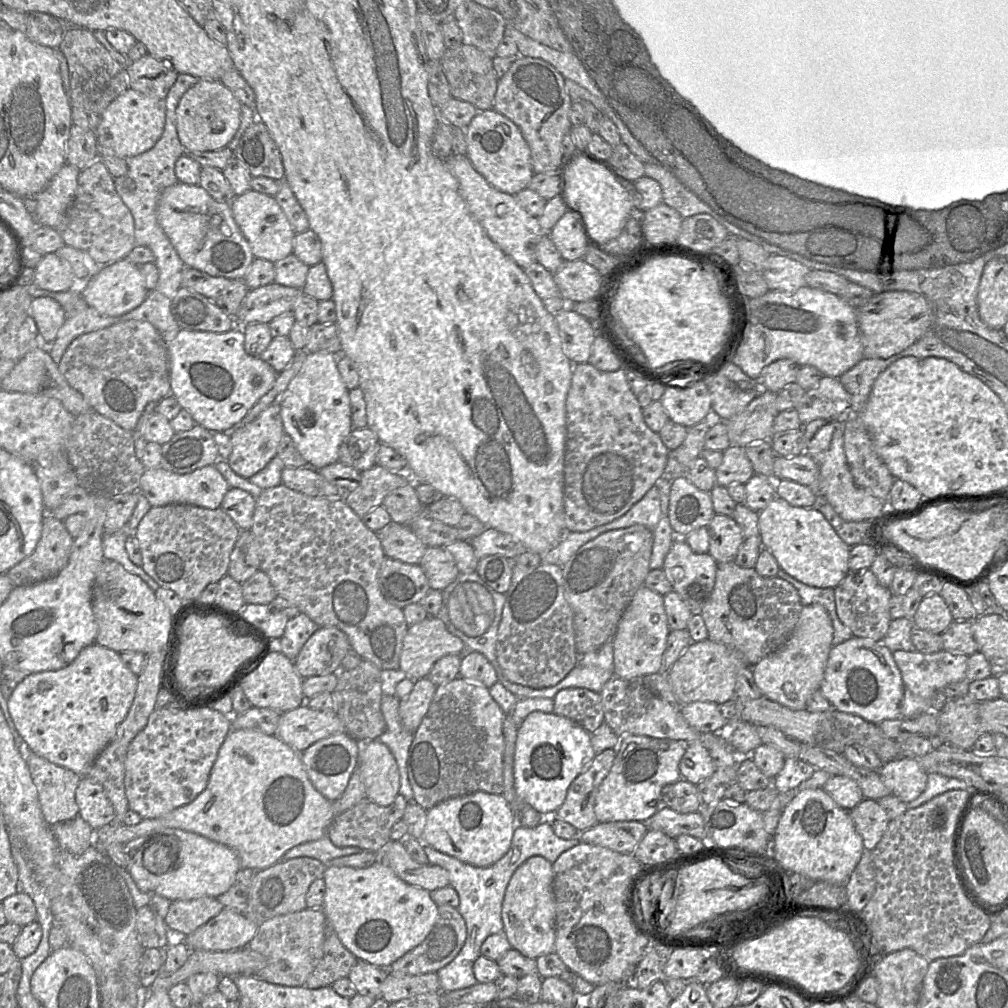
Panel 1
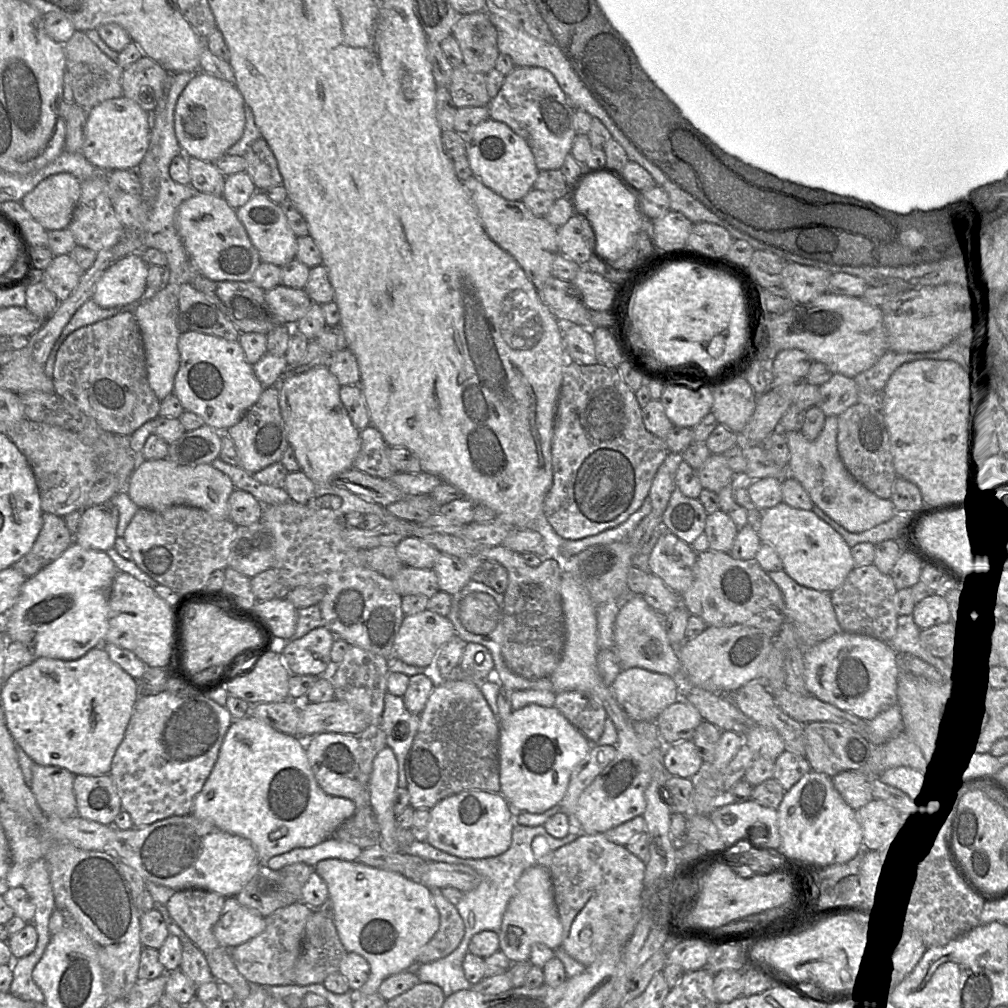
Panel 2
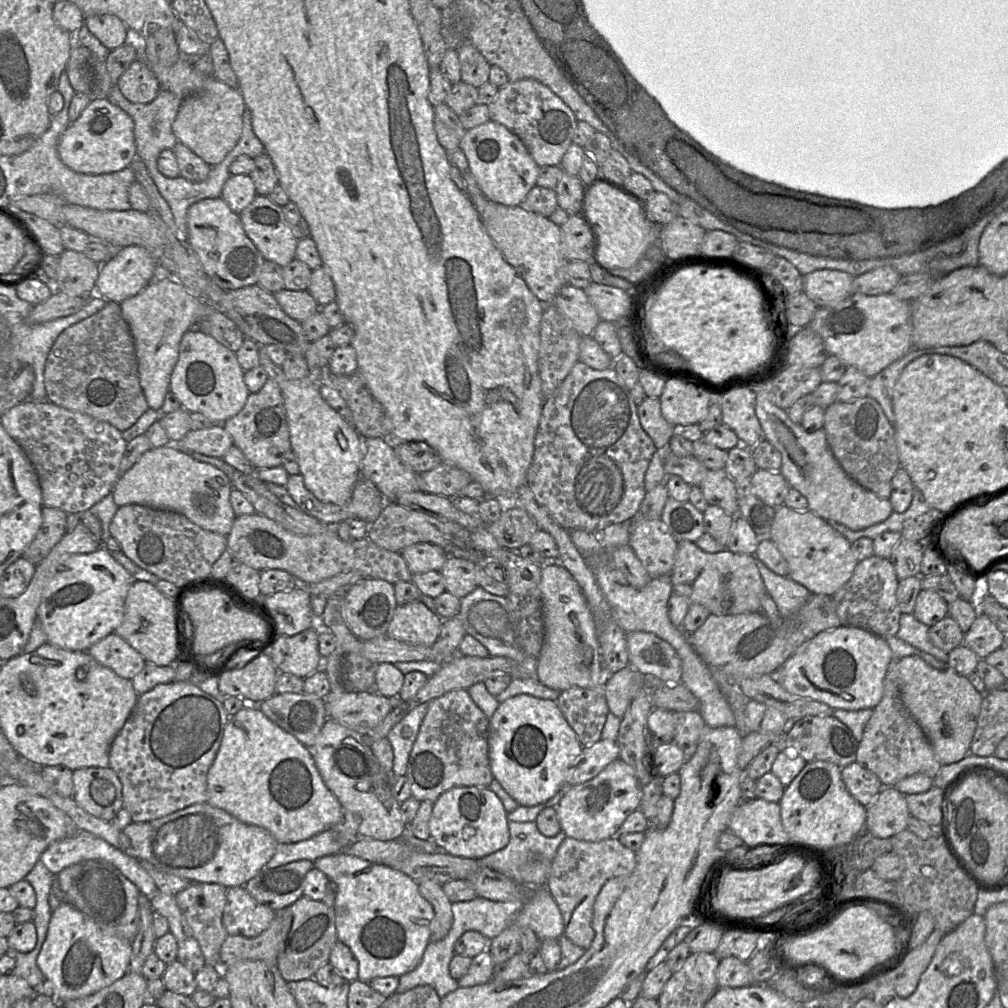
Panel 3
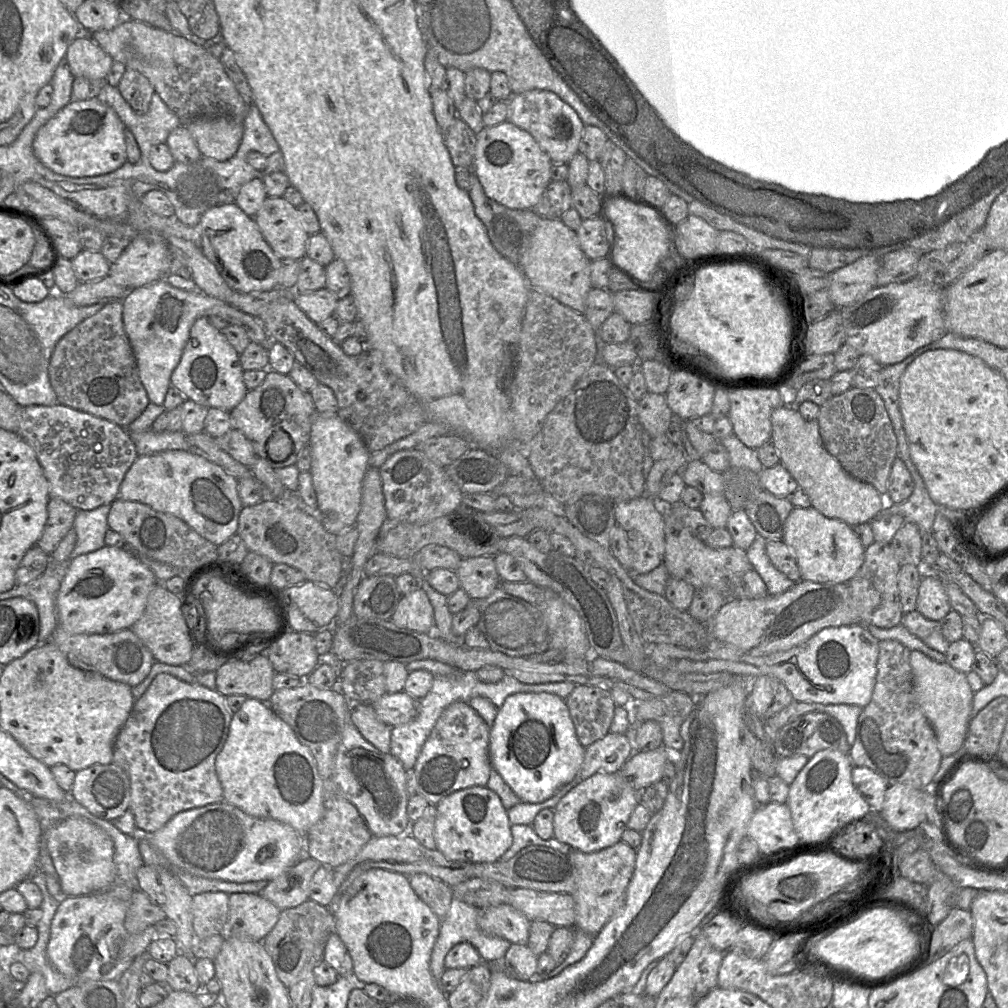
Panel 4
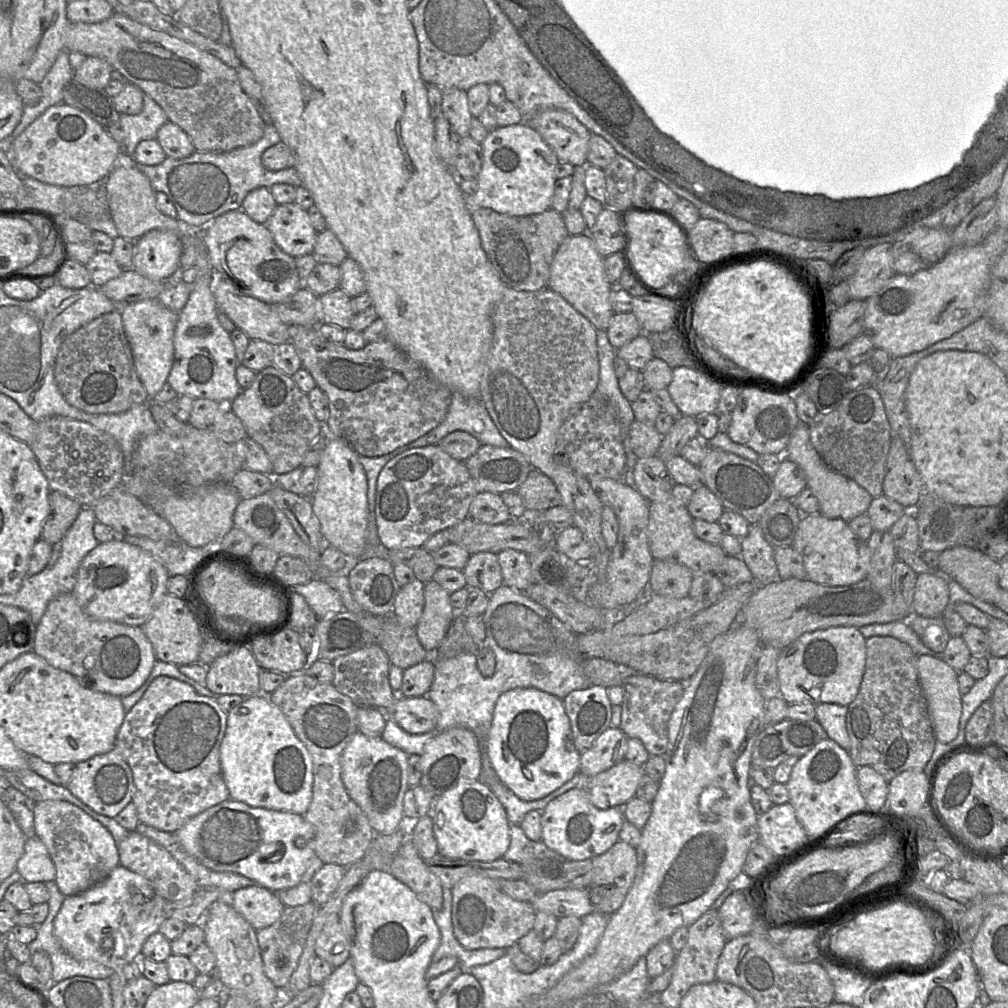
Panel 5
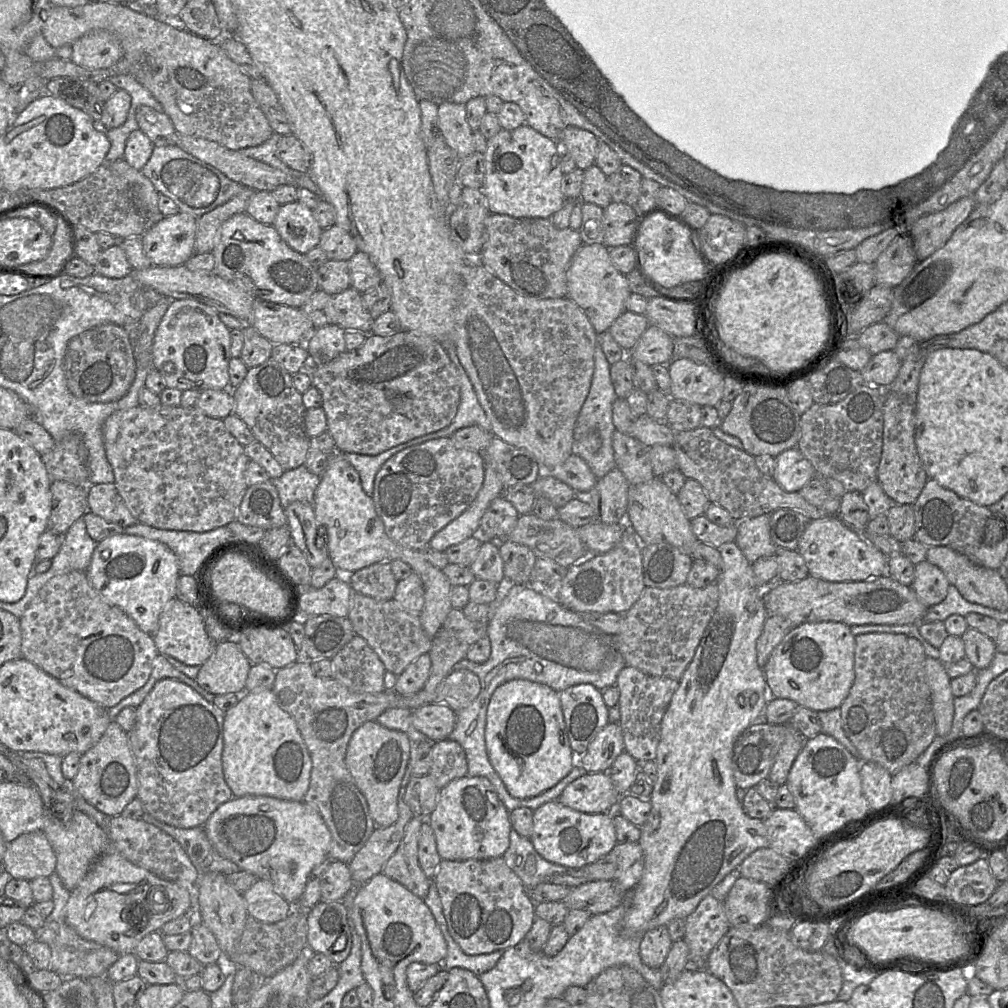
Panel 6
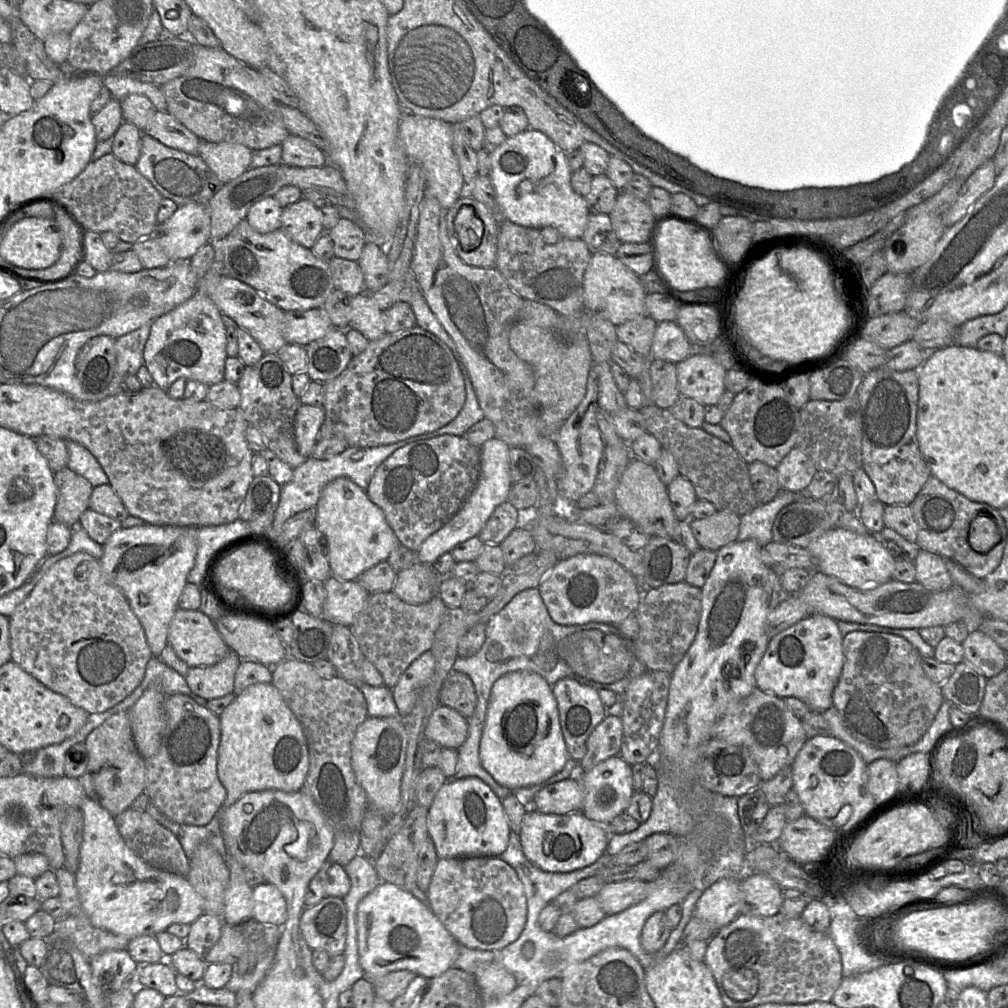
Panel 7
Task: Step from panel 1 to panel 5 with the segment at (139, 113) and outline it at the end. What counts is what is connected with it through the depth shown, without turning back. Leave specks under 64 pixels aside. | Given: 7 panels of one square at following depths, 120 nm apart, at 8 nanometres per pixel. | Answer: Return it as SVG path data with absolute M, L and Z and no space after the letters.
M65 103L49 107L12 141L6 152L17 172L60 187L89 185L106 179L119 154L118 143L98 122Z

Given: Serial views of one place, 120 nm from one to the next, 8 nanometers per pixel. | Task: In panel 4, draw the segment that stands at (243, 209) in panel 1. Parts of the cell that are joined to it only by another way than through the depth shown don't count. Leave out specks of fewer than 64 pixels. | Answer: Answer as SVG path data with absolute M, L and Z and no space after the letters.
M267 197L253 217L263 237L282 259L300 260L306 255L309 234L298 210L283 197Z

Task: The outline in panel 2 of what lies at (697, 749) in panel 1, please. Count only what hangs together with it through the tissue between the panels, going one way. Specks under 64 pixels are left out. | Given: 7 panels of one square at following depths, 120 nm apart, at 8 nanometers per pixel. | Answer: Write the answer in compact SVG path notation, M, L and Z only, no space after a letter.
M686 740L665 747L663 764L672 776L691 779L701 769L703 760L694 743Z

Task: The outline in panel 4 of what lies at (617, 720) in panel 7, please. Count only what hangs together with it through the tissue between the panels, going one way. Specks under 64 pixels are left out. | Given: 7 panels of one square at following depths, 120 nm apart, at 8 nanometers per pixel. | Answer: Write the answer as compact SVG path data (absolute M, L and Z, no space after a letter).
M609 732L585 748L577 778L582 781L596 773L618 772L632 754L633 742L627 735Z

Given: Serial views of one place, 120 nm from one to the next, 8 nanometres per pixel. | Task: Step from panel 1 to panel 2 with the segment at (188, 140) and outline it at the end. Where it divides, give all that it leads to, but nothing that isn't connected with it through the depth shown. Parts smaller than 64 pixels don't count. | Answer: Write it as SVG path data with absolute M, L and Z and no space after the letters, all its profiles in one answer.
M197 72L178 98L174 130L187 157L214 162L234 145L245 128L245 101L237 87L207 72Z

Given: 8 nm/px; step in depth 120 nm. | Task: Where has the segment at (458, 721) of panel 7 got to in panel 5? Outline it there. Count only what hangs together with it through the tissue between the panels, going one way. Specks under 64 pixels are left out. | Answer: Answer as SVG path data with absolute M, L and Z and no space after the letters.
M397 696L394 704L386 712L404 731L422 734L432 731L438 722L439 711L427 697Z

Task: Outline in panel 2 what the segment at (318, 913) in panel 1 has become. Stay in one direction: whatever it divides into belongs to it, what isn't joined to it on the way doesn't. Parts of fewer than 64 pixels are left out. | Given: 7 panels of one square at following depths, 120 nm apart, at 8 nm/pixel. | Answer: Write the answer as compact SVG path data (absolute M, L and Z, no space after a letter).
M301 900L265 917L266 927L261 934L230 949L239 973L249 983L271 986L294 984L294 967L301 951L306 921L312 911L313 908Z

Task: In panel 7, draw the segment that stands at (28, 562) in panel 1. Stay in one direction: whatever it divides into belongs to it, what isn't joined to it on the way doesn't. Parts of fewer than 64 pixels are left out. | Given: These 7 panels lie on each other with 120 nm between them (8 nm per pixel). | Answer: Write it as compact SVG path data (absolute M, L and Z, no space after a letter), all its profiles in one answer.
M67 466L54 472L57 504L54 521L68 527L77 527L80 516L89 509L93 485Z

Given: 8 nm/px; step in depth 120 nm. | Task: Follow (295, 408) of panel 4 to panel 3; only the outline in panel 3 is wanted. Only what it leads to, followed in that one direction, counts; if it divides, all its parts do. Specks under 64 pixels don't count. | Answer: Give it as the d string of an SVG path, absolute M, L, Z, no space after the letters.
M268 378L258 392L250 393L241 411L226 420L223 425L231 435L234 444L255 468L281 466L291 451L284 398L273 379Z

